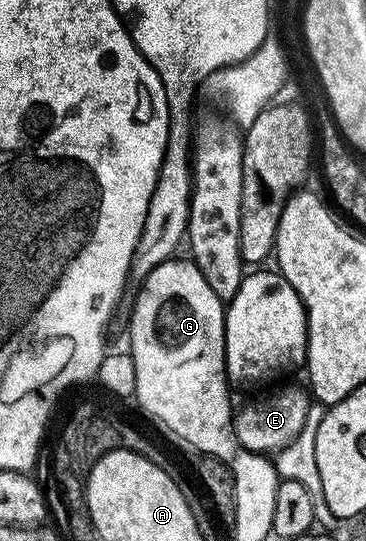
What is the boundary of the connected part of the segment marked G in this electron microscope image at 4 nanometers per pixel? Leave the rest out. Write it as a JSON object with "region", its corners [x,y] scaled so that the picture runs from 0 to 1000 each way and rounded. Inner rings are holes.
{"region":[[[527,479],[451,481],[404,514],[385,519],[366,571],[355,577],[355,643],[350,654],[372,680],[366,732],[410,769],[423,769],[475,806],[522,821],[530,835],[631,847],[656,835],[639,800],[639,762],[628,754],[631,712],[617,693],[617,580],[612,558],[579,543],[579,529],[557,521],[557,506]]]}

